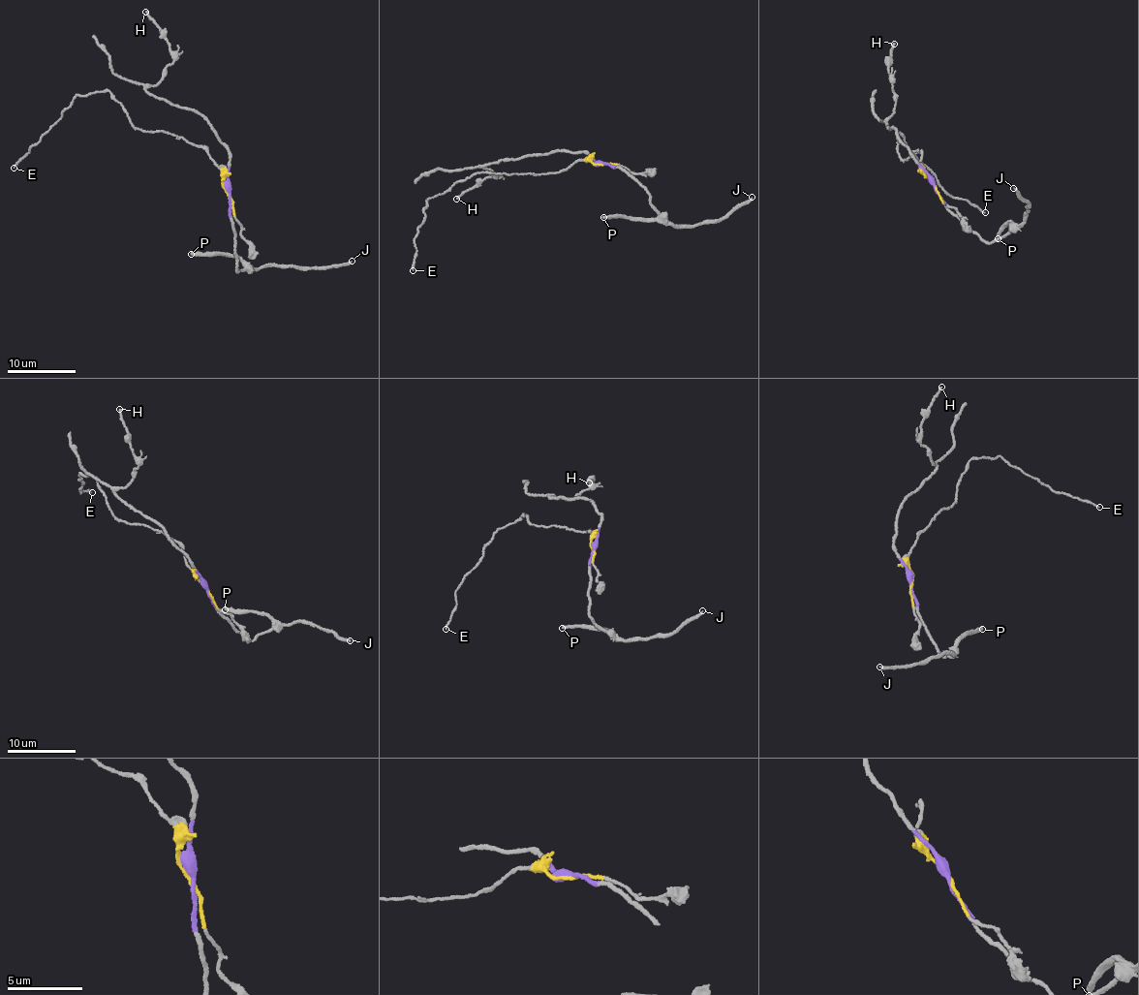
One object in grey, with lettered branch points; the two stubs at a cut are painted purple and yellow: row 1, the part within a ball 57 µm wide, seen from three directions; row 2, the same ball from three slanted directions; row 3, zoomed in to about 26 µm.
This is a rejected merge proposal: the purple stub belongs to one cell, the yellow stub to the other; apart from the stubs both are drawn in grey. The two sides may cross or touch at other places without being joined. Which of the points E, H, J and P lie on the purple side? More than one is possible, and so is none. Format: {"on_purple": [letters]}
{"on_purple": ["H", "J", "P"]}

